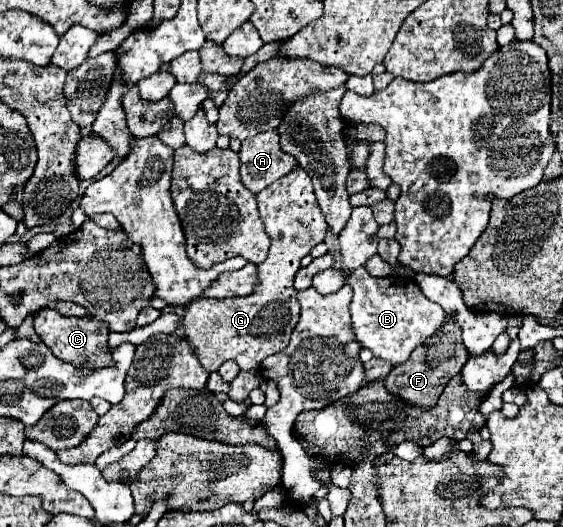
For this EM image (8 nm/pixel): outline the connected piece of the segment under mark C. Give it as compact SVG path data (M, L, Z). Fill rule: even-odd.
M43 308L33 314L33 328L61 360L67 360L75 366L111 366L111 350L107 346L109 328L95 318L65 318L51 308Z

